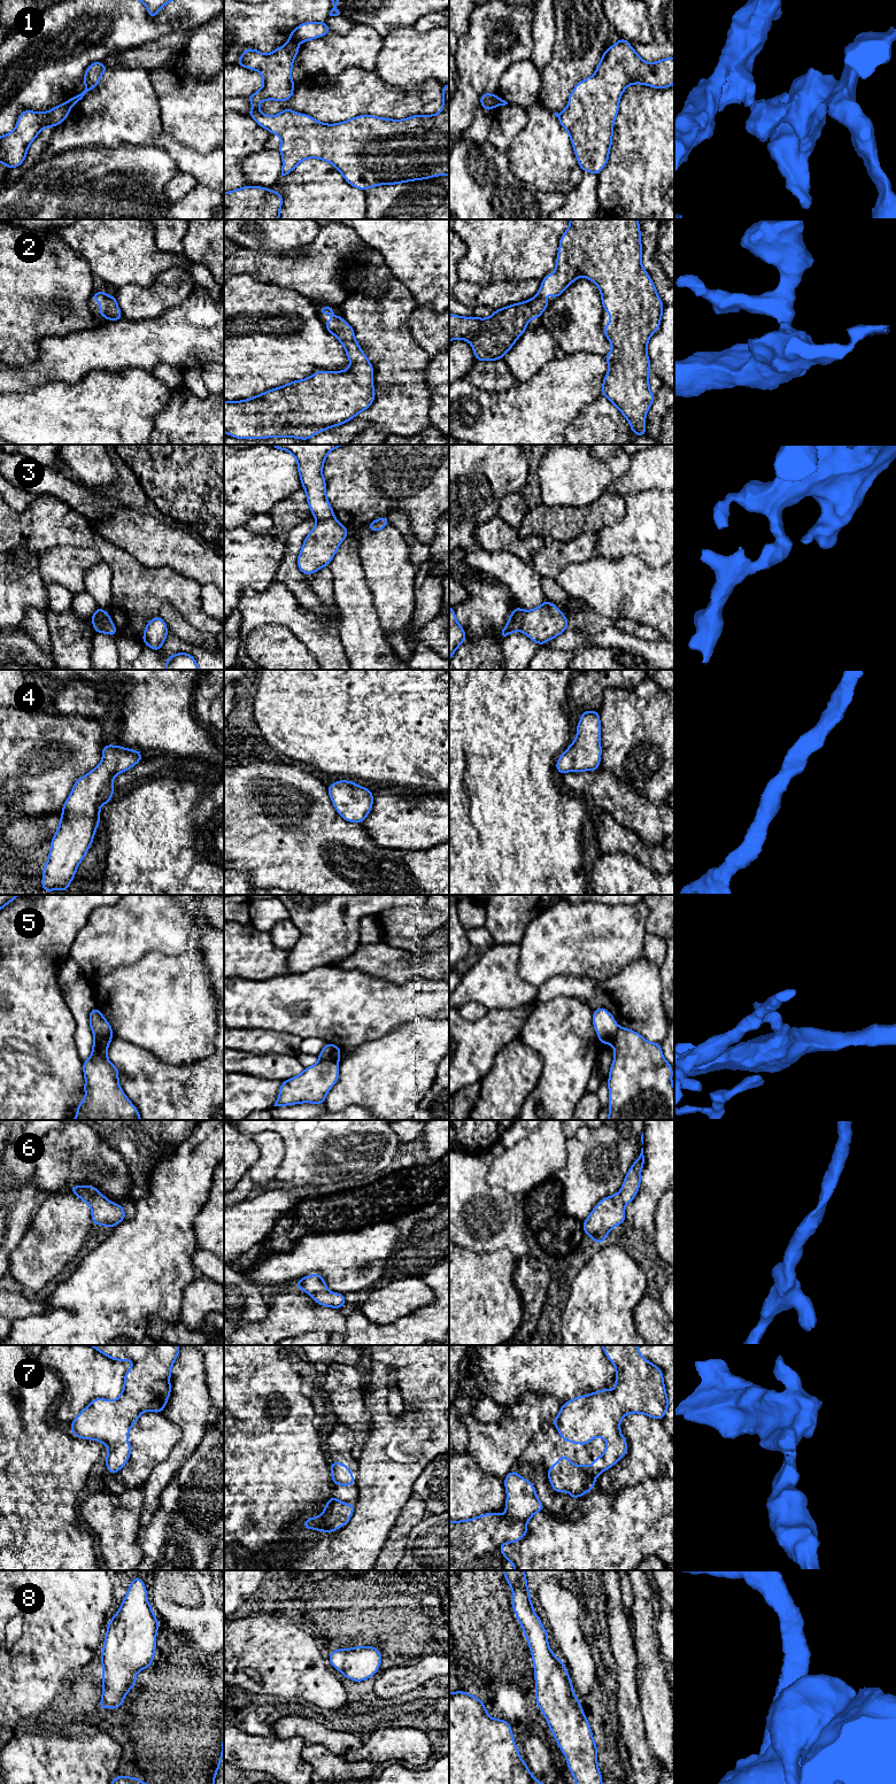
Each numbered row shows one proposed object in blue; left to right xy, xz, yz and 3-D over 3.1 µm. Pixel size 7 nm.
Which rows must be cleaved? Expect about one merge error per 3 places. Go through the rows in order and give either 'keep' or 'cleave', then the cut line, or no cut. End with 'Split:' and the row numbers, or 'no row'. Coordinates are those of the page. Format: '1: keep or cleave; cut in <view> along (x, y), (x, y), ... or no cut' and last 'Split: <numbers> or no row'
1: cleave; cut in xz along (290, 35), (298, 43)
2: keep; no cut
3: cleave; cut in yz along (524, 611), (519, 630)
4: keep; no cut
5: cleave; cut in xz along (319, 1059), (338, 1062)
6: keep; no cut
7: keep; no cut
8: keep; no cut
Split: 1, 3, 5

